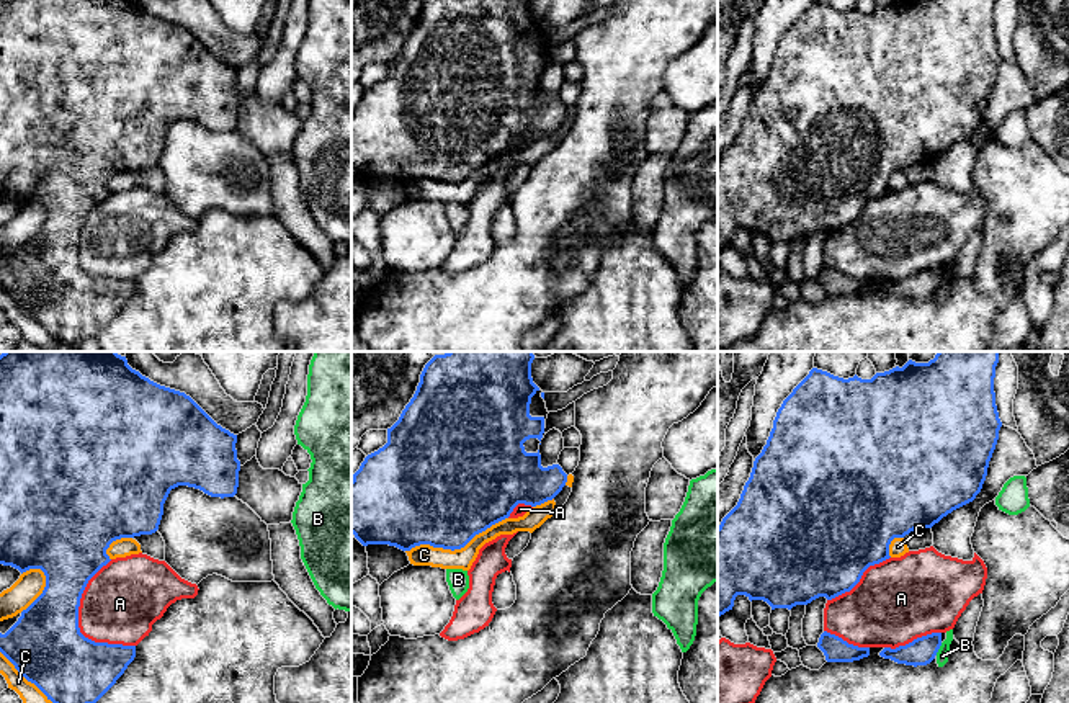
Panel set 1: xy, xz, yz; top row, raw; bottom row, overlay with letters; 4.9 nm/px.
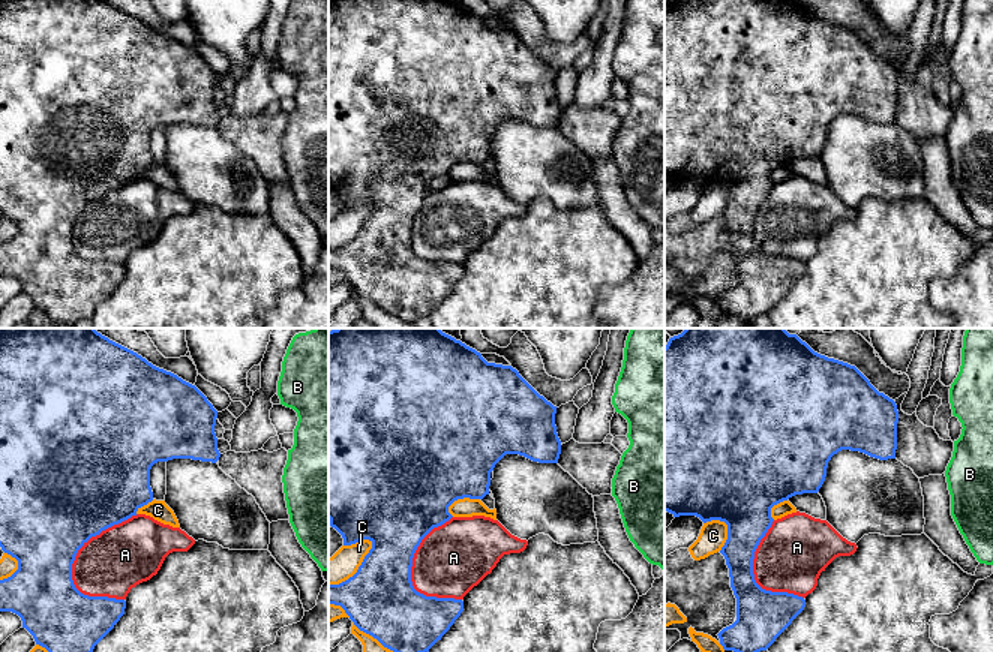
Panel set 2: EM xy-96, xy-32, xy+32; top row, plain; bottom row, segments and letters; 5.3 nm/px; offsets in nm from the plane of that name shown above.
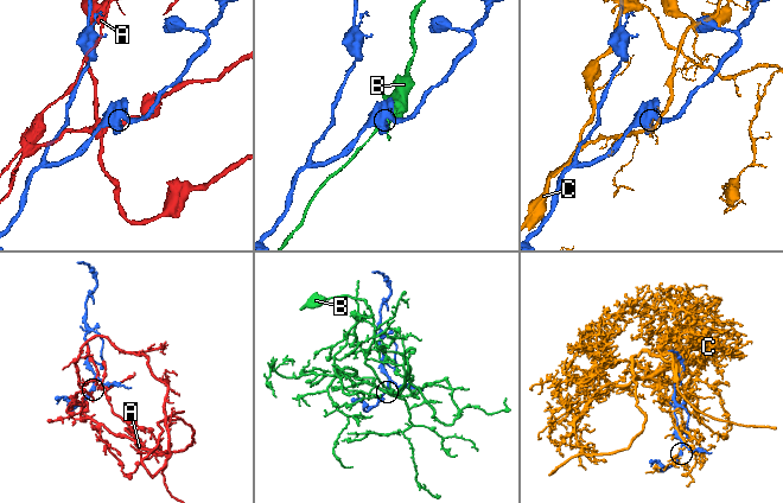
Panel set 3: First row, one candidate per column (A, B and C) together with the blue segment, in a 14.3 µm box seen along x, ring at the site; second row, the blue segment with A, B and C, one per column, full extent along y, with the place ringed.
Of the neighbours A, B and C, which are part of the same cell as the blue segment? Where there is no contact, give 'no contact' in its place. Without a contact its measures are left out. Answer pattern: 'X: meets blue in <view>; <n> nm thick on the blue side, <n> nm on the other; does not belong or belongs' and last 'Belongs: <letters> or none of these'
A: meets blue in xy; 360 nm thick on the blue side, 380 nm on the other; does not belong
B: meets blue in yz; 140 nm thick on the blue side, 60 nm on the other; does not belong
C: meets blue in xz; 480 nm thick on the blue side, 110 nm on the other; belongs
Belongs: C

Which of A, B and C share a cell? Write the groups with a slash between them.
A / B / C

